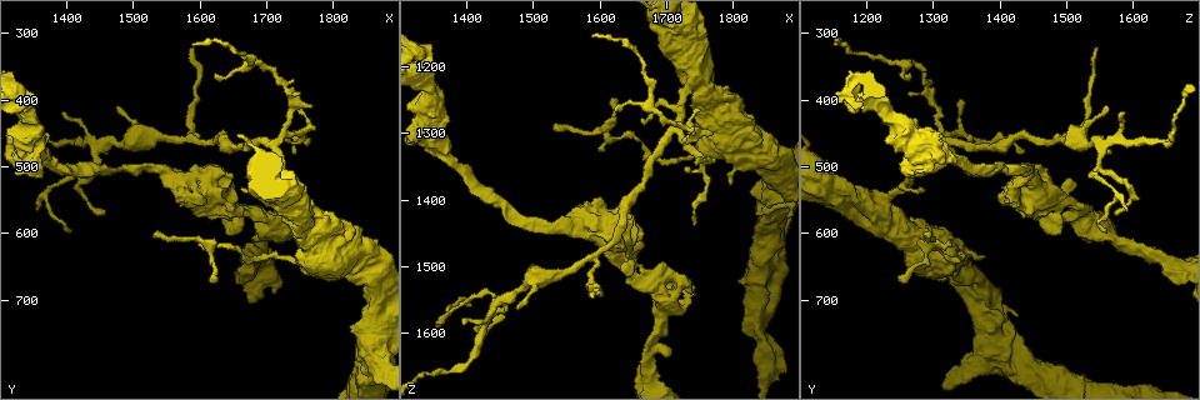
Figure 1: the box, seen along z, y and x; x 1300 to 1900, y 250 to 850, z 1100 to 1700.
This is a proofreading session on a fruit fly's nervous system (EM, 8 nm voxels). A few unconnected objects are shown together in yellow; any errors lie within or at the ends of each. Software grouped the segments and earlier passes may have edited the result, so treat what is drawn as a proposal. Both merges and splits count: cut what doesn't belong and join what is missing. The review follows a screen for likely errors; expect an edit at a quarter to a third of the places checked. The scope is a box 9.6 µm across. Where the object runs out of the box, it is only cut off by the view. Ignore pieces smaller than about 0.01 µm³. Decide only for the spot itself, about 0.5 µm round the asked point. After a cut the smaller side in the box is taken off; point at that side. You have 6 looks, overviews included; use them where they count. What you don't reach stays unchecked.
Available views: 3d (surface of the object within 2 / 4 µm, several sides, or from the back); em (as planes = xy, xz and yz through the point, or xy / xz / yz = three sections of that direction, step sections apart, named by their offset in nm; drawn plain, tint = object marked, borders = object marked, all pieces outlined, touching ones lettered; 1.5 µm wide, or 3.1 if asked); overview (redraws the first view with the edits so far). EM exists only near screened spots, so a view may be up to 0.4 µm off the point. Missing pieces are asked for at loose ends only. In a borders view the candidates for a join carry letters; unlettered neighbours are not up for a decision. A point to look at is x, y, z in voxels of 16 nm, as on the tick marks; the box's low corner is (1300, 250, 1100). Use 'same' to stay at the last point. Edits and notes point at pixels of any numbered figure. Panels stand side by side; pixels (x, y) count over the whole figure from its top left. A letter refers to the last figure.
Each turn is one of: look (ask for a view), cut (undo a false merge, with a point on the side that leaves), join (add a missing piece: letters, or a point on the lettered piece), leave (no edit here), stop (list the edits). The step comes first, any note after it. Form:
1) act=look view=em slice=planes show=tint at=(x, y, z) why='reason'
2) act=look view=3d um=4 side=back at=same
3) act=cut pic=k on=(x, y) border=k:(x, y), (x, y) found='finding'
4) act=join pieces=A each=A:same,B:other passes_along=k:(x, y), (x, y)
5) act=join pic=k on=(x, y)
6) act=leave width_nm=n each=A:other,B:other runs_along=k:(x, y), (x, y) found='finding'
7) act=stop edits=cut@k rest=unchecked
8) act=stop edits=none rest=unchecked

act=look view=em slice=yz step=8 show=borders at=(1480, 410, 1555) why='an open end'

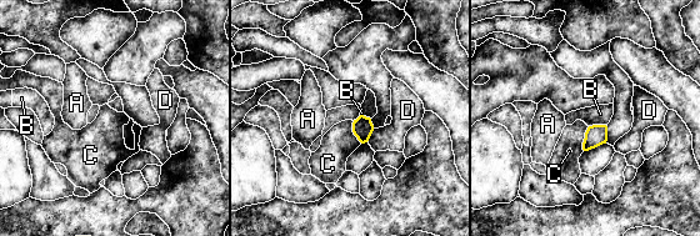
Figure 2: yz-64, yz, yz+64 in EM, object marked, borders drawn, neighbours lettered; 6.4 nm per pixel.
act=look view=em slice=planes show=borders at=same why='another direction'

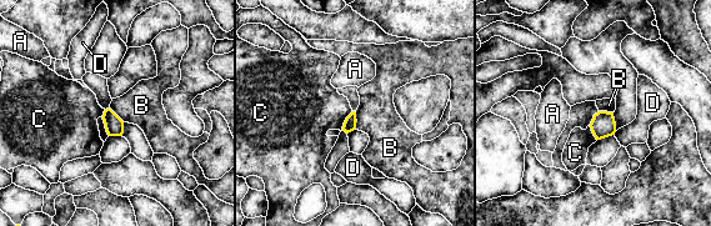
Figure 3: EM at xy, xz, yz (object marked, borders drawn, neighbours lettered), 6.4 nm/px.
act=leave each=A:other,B:other,C:other,D:other found='none of them fits'

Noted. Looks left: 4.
act=look view=em slice=xz step=4 show=borders at=(1455, 570, 1580) why='an open end'

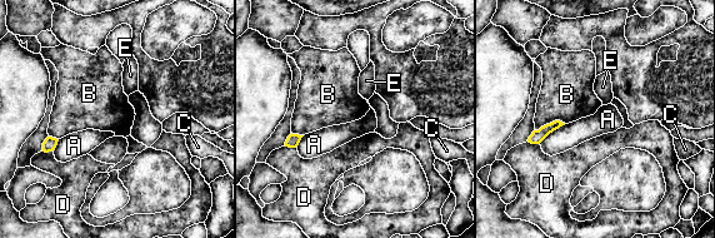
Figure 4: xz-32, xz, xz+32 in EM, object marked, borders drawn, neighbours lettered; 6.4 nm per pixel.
act=look view=em slice=planes show=borders at=same

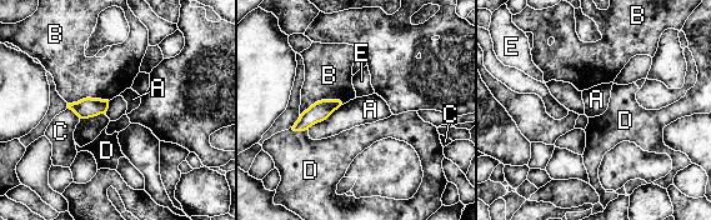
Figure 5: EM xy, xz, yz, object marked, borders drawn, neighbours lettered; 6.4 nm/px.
act=leave each=A:other,B:other,C:other,D:other,E:other border=5:(308, 128), (304, 130), (291, 129) found='no lettered piece goes on from it'

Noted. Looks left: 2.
act=look view=3d um=4 at=(1800, 625, 1350) why='calibre changes'

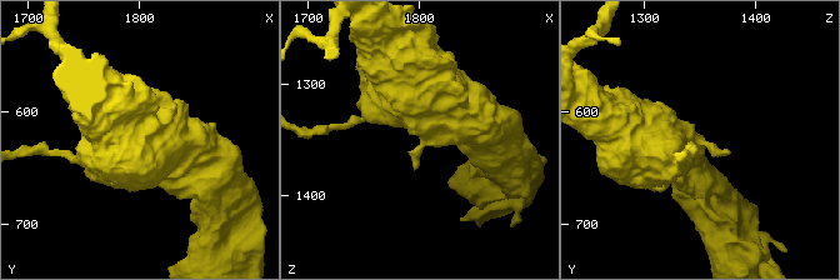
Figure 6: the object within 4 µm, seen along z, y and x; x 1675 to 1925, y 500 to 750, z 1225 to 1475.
act=look view=em um=3.1 slice=planes show=borders at=(1806, 628, 1348) why='shape alone is not enough'

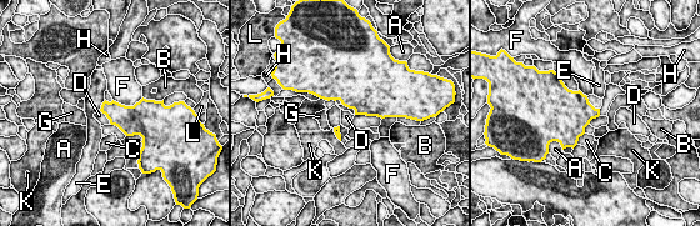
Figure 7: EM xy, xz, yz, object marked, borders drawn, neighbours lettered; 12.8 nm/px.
act=leave each=A:other,B:other,C:other,D:other,E:other,F:other,G:other,H:other,K:other,L:other border=7:(100, 110), (110, 122) found='all the same neuron'

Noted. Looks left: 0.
act=stop edits=none rest=unchecked

